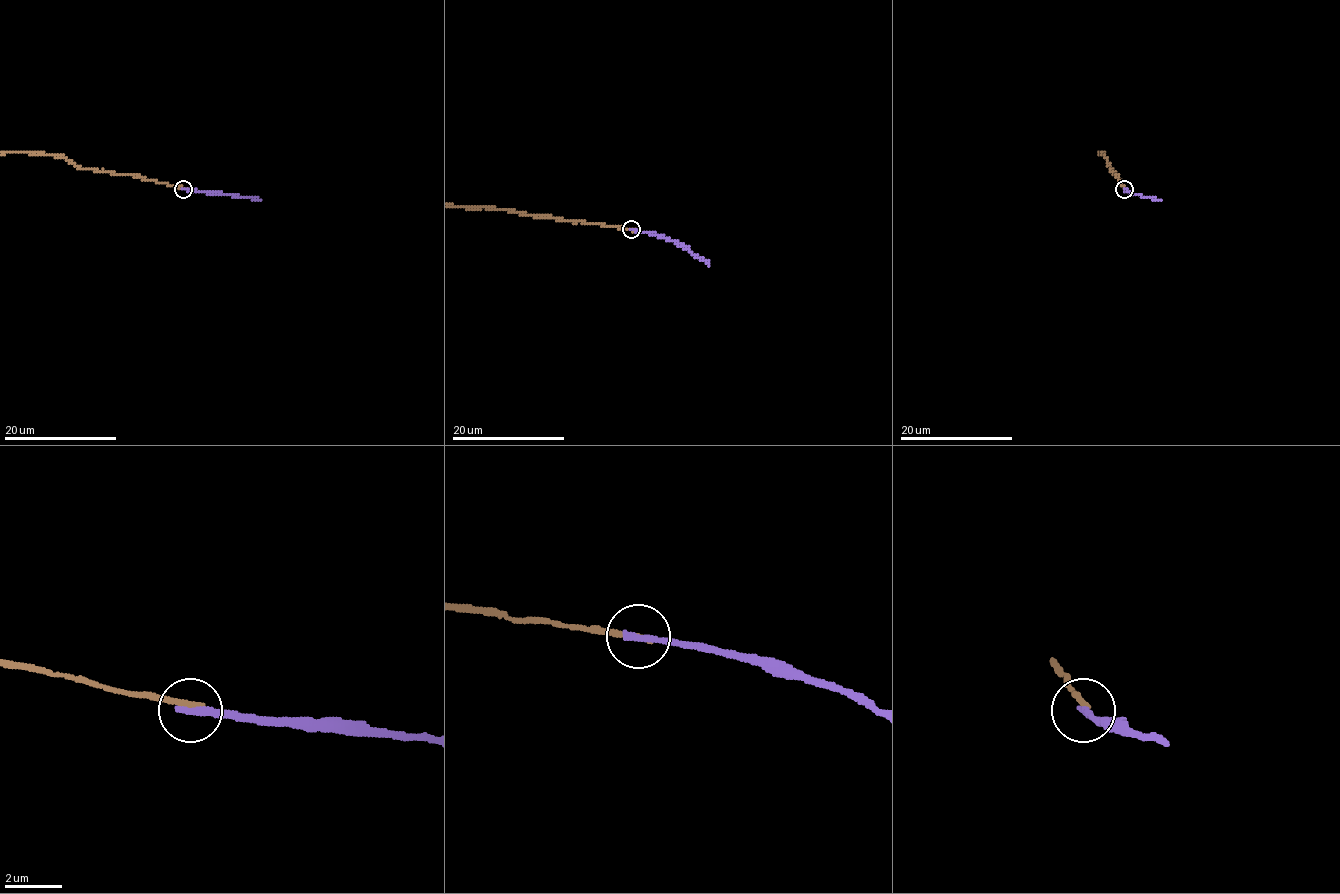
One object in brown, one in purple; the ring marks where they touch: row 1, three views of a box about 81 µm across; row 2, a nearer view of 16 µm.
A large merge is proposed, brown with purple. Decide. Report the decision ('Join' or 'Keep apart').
Keep apart

